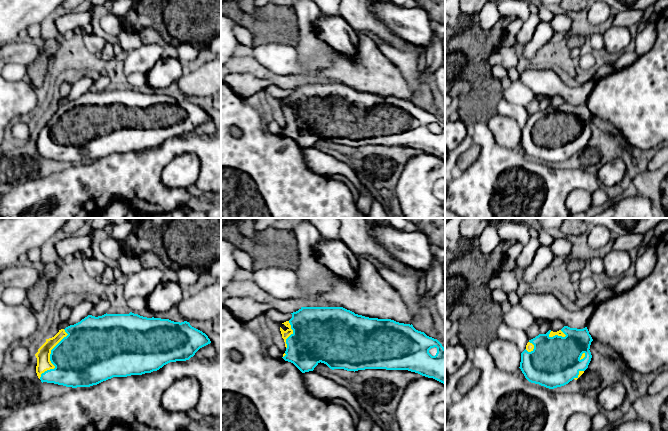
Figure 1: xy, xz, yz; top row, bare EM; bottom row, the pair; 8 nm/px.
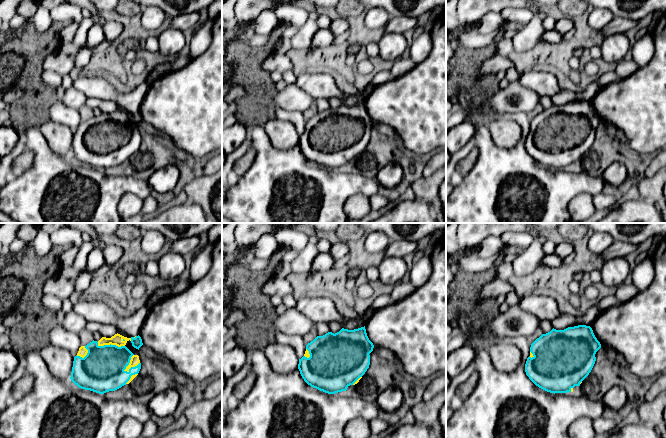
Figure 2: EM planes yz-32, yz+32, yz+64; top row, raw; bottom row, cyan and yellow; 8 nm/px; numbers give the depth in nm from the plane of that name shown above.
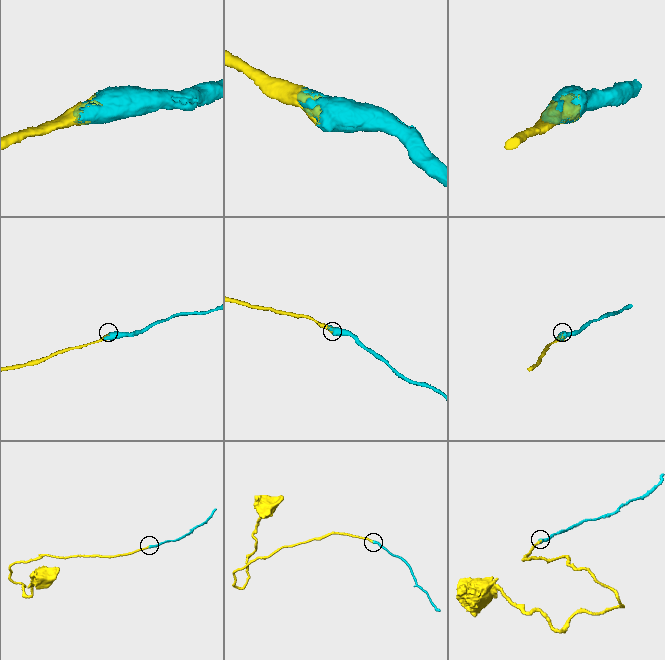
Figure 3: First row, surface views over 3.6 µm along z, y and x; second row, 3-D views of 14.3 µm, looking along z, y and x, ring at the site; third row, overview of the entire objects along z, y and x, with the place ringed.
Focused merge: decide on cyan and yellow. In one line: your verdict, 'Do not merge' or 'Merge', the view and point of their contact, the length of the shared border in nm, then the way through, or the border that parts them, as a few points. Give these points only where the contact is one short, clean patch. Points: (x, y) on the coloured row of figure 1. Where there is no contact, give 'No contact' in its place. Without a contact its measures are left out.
Merge. Touches cyan at xy (50, 357). Shared border 440 nm

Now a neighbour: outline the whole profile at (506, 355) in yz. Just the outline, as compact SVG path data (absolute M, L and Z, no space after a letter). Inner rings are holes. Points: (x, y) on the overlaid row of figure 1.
M497 337L487 345L487 348L500 370L514 372L520 367L521 352L515 343Z

